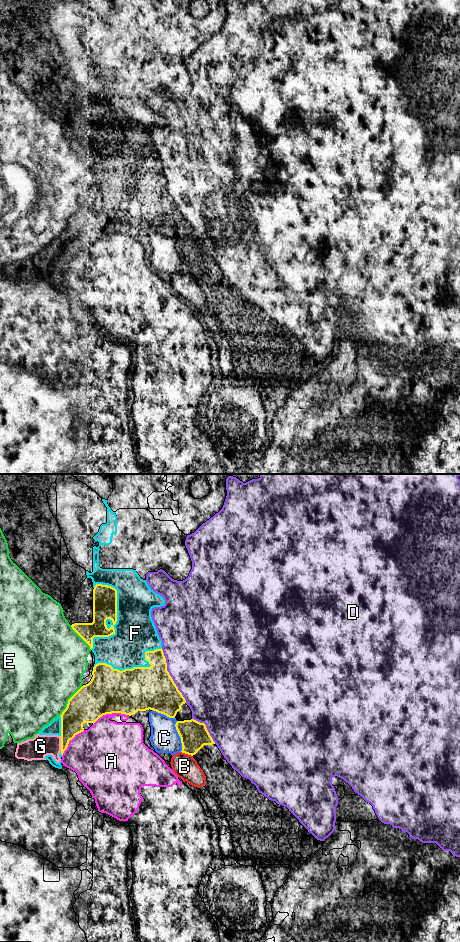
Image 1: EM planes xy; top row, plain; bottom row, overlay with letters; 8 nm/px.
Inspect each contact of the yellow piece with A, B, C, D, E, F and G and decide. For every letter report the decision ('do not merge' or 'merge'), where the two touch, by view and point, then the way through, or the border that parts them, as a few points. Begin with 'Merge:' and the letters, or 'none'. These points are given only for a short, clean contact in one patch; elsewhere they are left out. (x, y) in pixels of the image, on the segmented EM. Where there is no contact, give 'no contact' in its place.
Merge: F, G
A: do not merge | xy (111, 713)
B: do not merge | xy (187, 753) | along xy (181, 751), (192, 756)
C: do not merge | xy (179, 735)
D: do not merge | xy (169, 675)
E: do not merge | xy (68, 701)
F: merge | xy (115, 623)
G: merge | xy (61, 744)

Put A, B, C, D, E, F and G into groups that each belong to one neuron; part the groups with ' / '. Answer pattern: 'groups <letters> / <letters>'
groups A / B / C / D / E / F G

